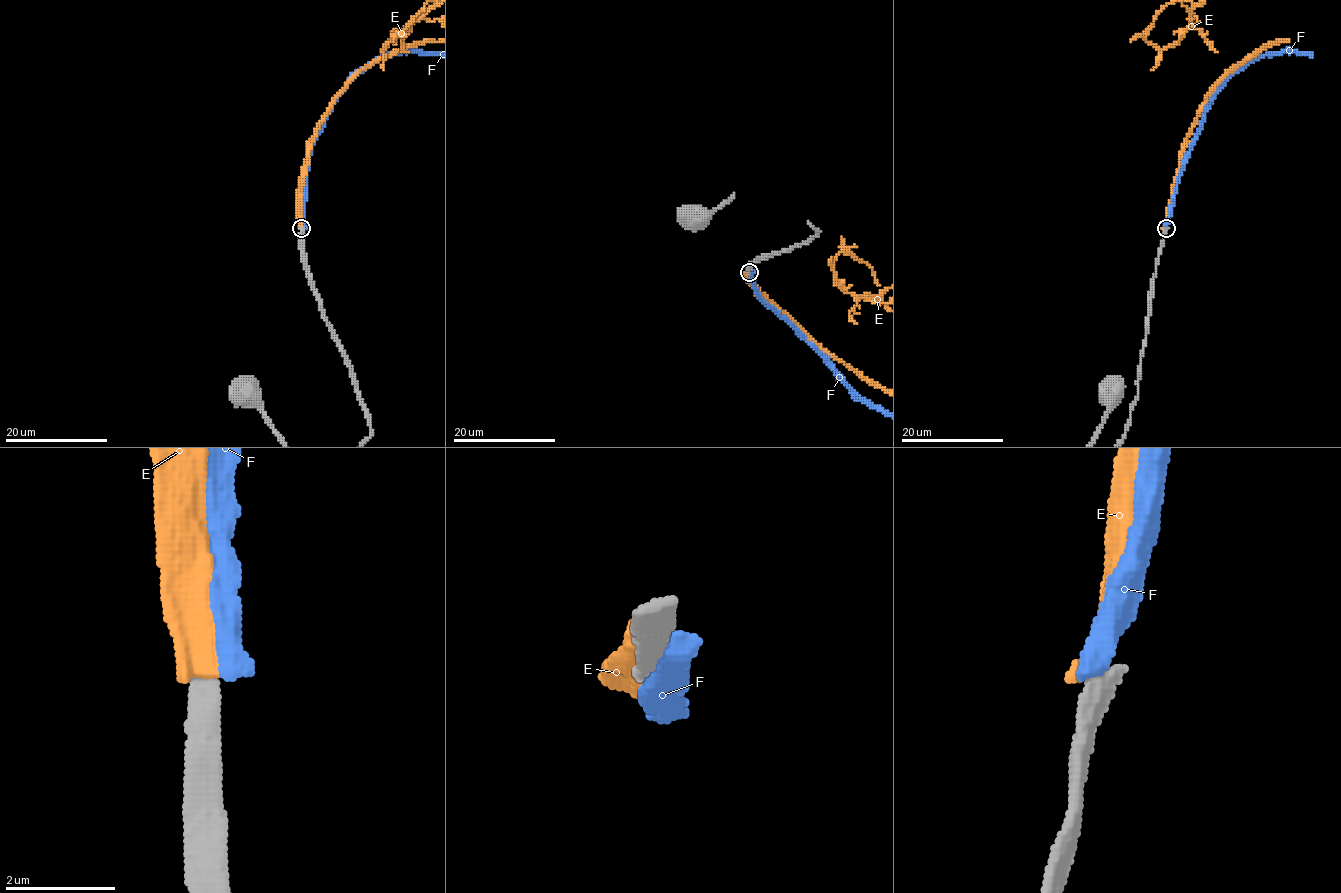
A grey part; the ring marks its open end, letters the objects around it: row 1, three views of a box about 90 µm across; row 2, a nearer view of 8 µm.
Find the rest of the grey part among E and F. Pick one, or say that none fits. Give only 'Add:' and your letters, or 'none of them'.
Add: none of them

